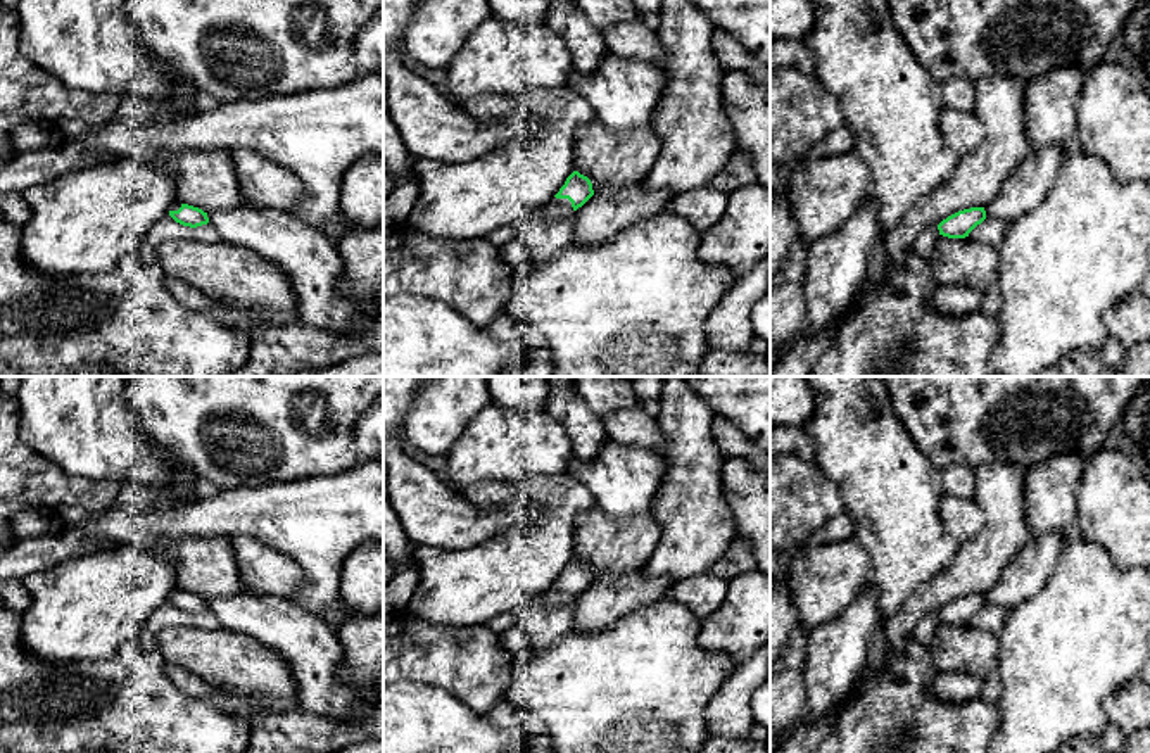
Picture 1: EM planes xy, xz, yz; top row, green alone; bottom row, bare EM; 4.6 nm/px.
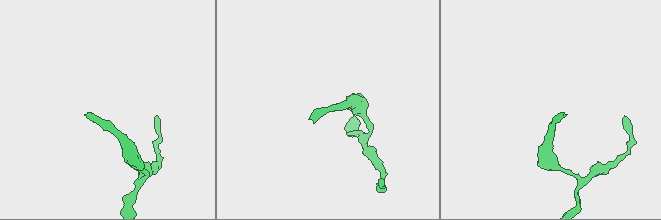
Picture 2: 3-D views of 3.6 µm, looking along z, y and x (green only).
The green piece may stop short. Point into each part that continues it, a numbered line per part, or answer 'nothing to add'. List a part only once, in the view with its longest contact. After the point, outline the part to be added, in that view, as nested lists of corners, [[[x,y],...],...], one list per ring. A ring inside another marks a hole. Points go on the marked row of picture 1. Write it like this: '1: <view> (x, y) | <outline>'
1: xz (558, 208) | [[[553,199],[546,207],[544,207],[544,218],[546,219],[561,219],[566,216],[573,214],[572,202],[568,199]]]

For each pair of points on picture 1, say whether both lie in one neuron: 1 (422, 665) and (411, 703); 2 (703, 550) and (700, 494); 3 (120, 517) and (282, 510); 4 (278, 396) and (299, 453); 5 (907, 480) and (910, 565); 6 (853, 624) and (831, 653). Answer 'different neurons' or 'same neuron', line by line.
1: different neurons
2: same neuron
3: same neuron
4: same neuron
5: same neuron
6: same neuron

